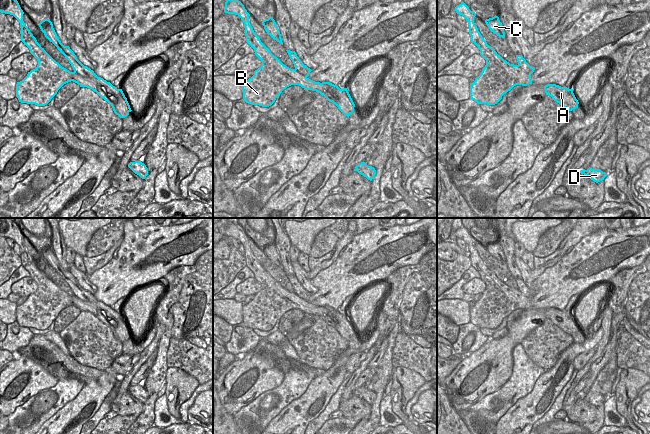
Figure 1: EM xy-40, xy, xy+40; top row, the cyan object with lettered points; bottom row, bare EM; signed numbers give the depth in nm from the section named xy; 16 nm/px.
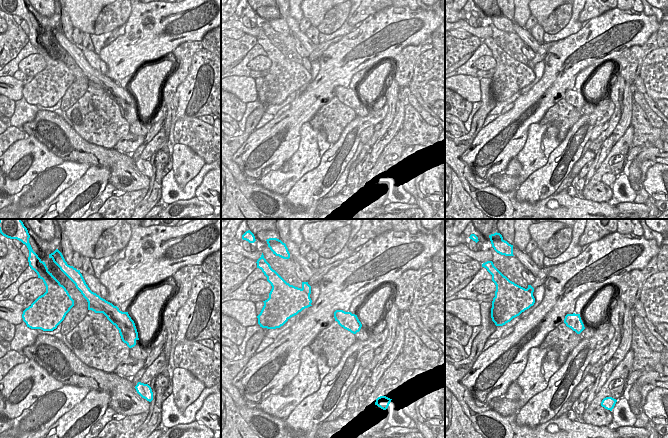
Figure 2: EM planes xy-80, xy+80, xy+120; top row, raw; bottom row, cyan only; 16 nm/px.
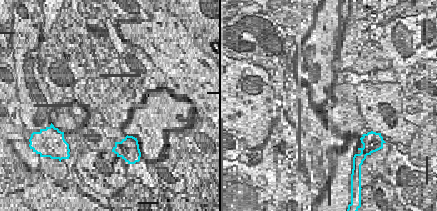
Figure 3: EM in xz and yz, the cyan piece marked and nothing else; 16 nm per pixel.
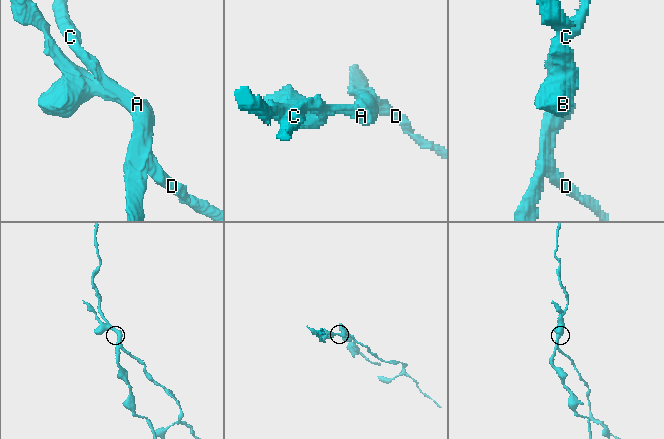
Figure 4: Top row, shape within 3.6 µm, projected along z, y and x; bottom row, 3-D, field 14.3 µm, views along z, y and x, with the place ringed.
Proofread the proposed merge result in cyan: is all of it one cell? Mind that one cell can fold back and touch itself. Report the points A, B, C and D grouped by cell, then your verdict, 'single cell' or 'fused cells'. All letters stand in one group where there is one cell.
groups A B D / C; fused cells

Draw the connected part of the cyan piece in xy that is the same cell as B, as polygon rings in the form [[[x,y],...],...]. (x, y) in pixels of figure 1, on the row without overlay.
[[[227,222],[224,236],[241,242],[244,247],[246,266],[254,273],[254,278],[262,286],[262,289],[254,295],[254,299],[243,305],[242,316],[246,327],[269,331],[282,315],[291,309],[299,309],[304,314],[316,315],[333,328],[337,324],[340,327],[352,324],[347,312],[340,313],[343,317],[337,321],[328,309],[315,306],[300,298],[296,293],[284,289],[256,259],[249,246],[250,238],[239,224]]]

